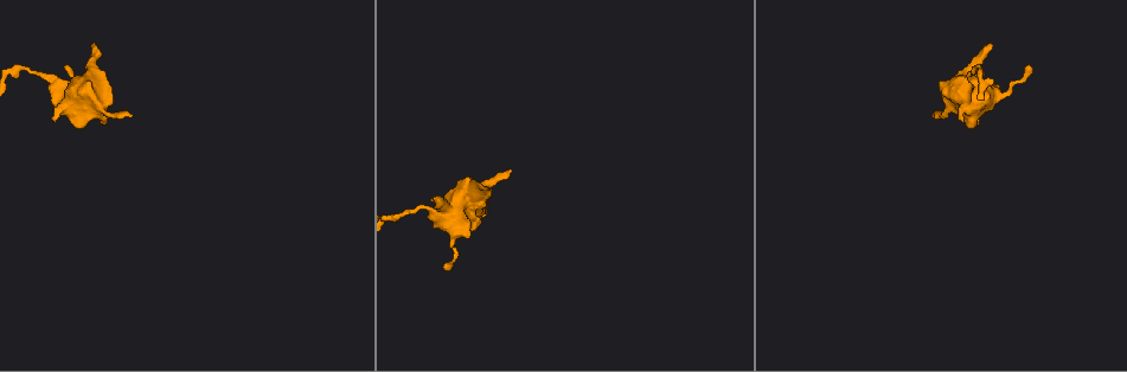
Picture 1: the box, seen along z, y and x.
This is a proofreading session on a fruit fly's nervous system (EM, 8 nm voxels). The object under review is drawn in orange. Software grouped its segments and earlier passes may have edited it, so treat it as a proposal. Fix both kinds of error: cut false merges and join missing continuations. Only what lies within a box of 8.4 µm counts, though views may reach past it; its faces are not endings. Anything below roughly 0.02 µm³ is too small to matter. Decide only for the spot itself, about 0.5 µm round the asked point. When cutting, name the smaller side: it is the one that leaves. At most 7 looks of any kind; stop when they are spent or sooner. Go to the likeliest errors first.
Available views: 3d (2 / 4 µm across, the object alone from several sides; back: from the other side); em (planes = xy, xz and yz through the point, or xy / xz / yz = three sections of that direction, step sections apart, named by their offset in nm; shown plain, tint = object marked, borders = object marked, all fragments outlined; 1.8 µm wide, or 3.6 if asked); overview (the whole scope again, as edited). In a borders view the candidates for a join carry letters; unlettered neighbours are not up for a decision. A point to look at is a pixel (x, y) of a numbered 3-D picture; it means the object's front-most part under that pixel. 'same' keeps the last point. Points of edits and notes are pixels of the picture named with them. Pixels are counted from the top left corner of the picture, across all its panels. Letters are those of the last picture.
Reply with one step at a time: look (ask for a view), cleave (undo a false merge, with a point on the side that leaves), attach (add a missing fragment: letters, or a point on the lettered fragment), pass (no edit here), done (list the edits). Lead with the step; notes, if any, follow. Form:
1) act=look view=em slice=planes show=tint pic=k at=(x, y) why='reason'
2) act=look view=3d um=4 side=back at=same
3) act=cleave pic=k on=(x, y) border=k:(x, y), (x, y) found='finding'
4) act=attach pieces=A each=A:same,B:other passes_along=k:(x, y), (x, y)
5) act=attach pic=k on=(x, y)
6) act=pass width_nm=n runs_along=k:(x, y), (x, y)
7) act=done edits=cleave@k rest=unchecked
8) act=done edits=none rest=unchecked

act=look view=3d um=4 pic=1 at=(991, 46) why='an open end'

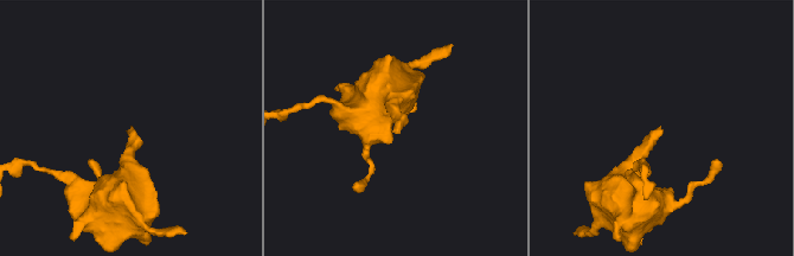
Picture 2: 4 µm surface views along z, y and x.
act=look view=em slice=planes show=borders pic=2 at=(396, 132)

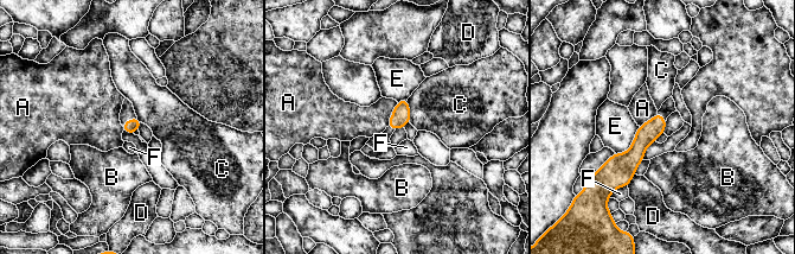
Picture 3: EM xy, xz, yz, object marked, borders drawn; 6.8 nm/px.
act=pass each=A:other,B:other,C:other,D:other,E:other,F:other runs_along=3:(662, 121), (619, 167), (608, 171) found='no lettered fragment goes on from it'

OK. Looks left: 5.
act=look view=3d um=4 pic=1 at=(132, 114) why='tapers out'

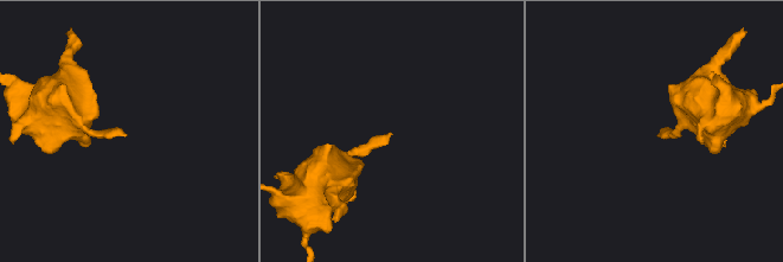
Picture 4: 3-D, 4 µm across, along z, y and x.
act=look view=em slice=xz step=8 show=tint pic=4 at=(660, 135) why='now the EM'

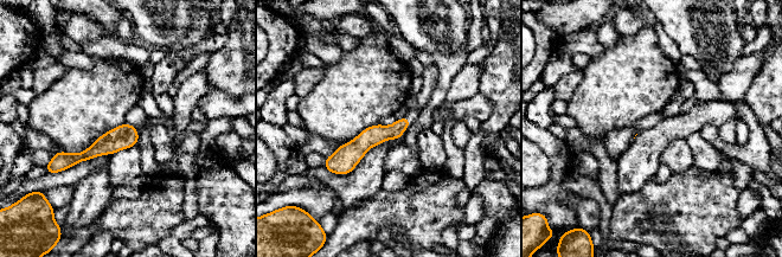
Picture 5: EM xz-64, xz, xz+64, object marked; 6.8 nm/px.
act=look view=em slice=planes show=borders at=same

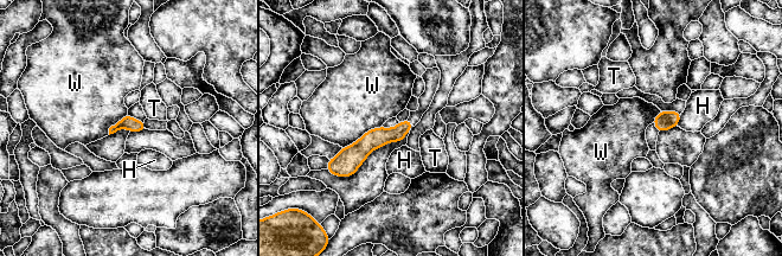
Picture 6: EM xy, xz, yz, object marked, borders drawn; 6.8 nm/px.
act=pass each=H:other,T:other,W:other runs_along=6:(409, 125), (331, 165) found='none of them fits'

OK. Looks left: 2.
act=done edits=none rest=unchecked

